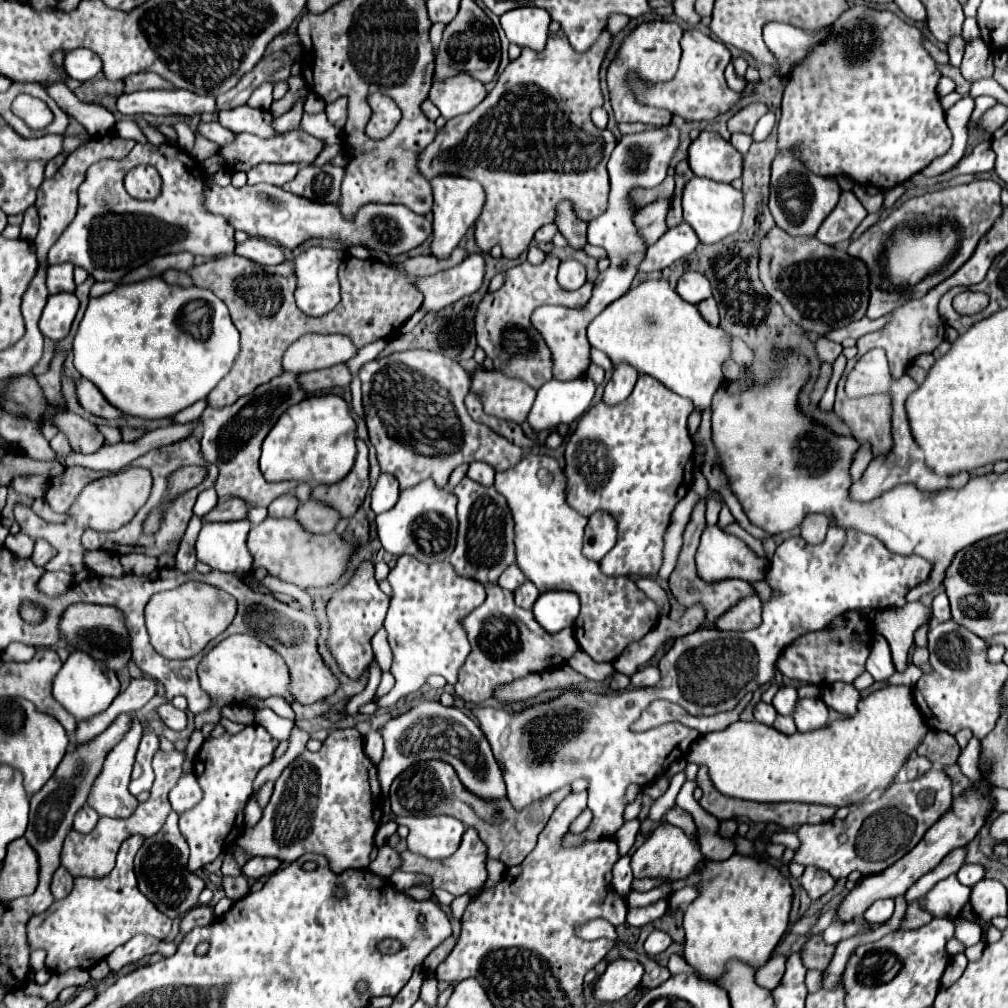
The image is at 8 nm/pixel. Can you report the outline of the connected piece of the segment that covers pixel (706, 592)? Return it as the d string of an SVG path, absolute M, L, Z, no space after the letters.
M701 498L695 508L693 508L693 514L691 514L691 520L683 532L683 548L679 552L679 562L669 578L669 590L671 594L675 596L675 600L679 604L683 604L685 608L689 608L689 604L695 604L695 602L701 602L705 604L707 608L707 620L709 624L713 624L713 620L717 616L721 616L721 612L727 612L737 600L741 600L741 596L747 596L749 592L753 592L753 588L745 582L745 580L723 580L723 582L705 582L699 574L697 574L697 566L695 566L695 552L697 552L697 546L699 546L699 536L705 528L705 510L707 510L707 504L705 500Z

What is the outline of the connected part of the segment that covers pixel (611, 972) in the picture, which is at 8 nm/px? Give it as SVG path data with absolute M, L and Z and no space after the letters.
M619 958L607 966L599 982L595 984L595 998L601 1002L615 1002L635 990L645 974L645 968L639 960Z

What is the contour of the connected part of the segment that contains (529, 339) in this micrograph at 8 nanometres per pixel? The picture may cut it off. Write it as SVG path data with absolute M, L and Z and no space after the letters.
M547 254L547 258L537 266L523 262L507 270L505 284L497 292L489 292L483 302L477 304L477 344L485 350L487 358L493 360L493 368L509 378L523 380L535 390L553 378L553 356L541 334L531 324L531 314L543 304L583 308L589 302L593 290L593 284L589 282L585 282L575 292L563 290L557 284L557 262L557 256Z

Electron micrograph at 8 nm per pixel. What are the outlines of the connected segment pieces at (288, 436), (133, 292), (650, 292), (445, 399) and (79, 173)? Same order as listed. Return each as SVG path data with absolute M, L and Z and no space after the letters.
M335 394L311 396L289 408L263 440L259 468L267 482L297 480L307 484L341 482L355 464L357 424L349 404Z
M163 278L121 284L113 292L91 298L73 340L75 368L91 380L121 412L137 418L171 418L175 412L205 398L231 370L241 352L239 330L227 306L209 290L171 286Z
M665 278L659 280L645 280L639 286L631 288L625 296L619 300L611 302L589 326L587 326L587 338L589 344L601 352L605 352L611 362L617 364L629 364L633 366L639 374L647 374L657 378L661 384L665 384L669 390L675 394L693 400L693 404L699 410L705 410L711 406L711 398L715 392L725 384L723 378L723 364L731 358L731 336L719 328L711 326L709 322L703 320L699 310L685 302Z
M395 352L363 364L357 376L363 386L369 438L377 450L381 472L393 474L401 490L413 488L427 478L443 488L451 472L461 464L481 460L495 470L507 470L523 458L519 446L469 416L463 398L469 394L471 374L441 352Z
M103 136L103 138L91 138L91 144L85 146L85 148L77 148L69 160L65 160L65 164L59 168L59 172L49 180L49 182L43 182L37 190L37 212L39 212L39 218L41 218L41 228L39 228L39 234L35 238L35 248L37 248L37 262L39 266L45 262L45 256L47 256L47 250L55 244L55 240L63 234L63 230L73 222L75 218L75 212L77 212L77 188L81 186L81 182L85 180L85 174L89 170L91 164L99 162L99 160L121 160L125 158L131 148L133 148L135 140L123 140L119 136Z

